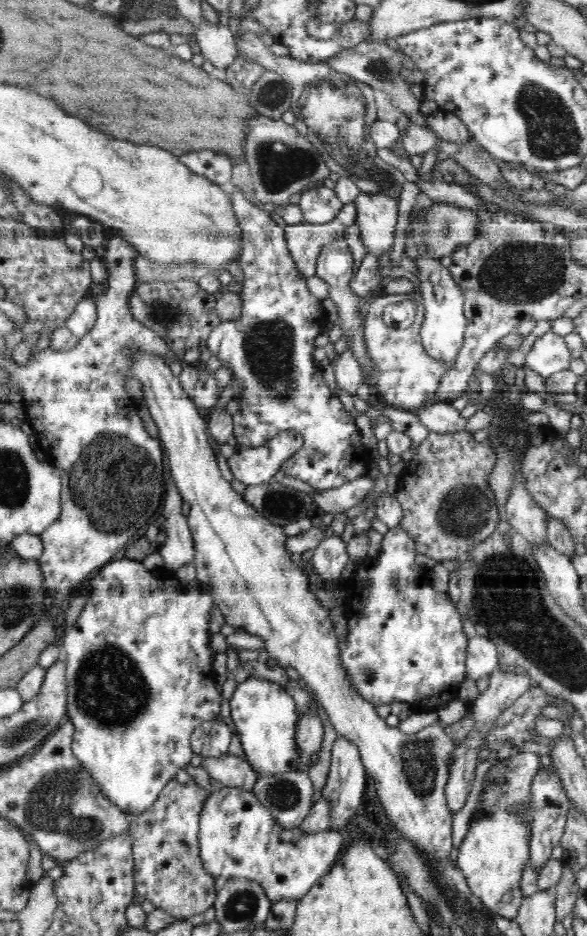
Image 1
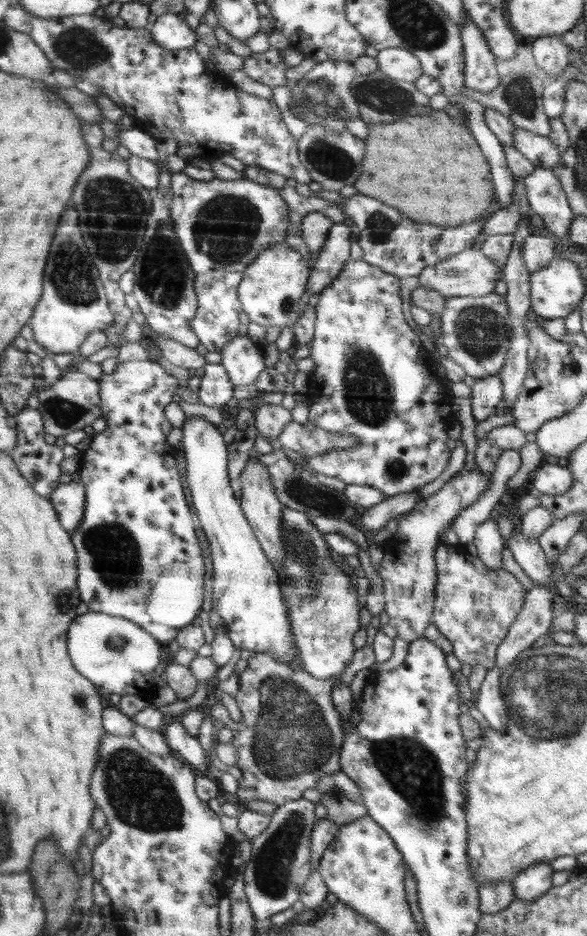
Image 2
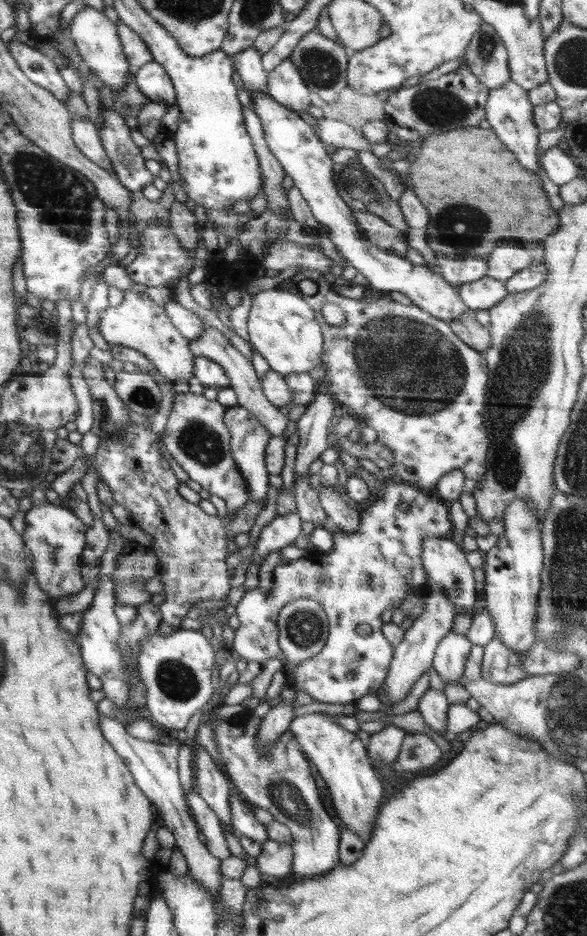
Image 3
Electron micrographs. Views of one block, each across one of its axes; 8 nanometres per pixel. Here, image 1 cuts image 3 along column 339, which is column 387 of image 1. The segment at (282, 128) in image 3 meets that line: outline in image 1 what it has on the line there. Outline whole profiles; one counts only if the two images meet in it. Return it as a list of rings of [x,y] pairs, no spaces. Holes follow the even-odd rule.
[[[360,193],[356,197],[357,216],[355,224],[360,229],[360,238],[368,253],[381,256],[389,253],[394,243],[395,226],[398,219],[399,198],[382,193]]]

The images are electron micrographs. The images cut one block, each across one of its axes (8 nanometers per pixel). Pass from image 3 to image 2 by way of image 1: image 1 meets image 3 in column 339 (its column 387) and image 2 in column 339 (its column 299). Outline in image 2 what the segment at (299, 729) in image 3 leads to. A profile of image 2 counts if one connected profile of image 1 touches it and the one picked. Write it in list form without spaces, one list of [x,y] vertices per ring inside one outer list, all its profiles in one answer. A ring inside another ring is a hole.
[[[283,506],[280,536],[284,546],[284,559],[278,567],[279,580],[282,580],[281,594],[287,606],[287,612],[290,612],[291,631],[301,655],[300,659],[304,662],[304,670],[316,680],[329,679],[331,676],[339,678],[352,661],[355,651],[354,634],[362,628],[360,626],[361,606],[358,603],[358,592],[362,585],[349,569],[332,559],[324,533],[316,529],[316,525],[310,521],[306,513]]]

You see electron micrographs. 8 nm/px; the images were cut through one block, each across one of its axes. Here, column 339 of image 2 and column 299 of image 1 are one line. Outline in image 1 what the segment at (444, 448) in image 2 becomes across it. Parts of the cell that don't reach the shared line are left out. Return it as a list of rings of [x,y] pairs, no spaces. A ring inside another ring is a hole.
[[[240,190],[234,192],[232,200],[235,216],[243,233],[242,253],[236,266],[244,274],[242,290],[239,292],[243,305],[238,318],[218,324],[211,332],[207,346],[212,356],[221,360],[220,368],[231,368],[232,376],[242,382],[236,386],[240,410],[233,415],[236,448],[259,447],[279,432],[297,430],[303,436],[302,448],[292,454],[280,469],[312,485],[317,491],[340,488],[352,480],[366,476],[367,462],[358,458],[362,444],[354,417],[330,391],[326,379],[322,377],[320,366],[314,365],[312,358],[315,340],[323,331],[327,317],[316,303],[317,298],[309,291],[307,280],[296,269],[296,263],[288,251],[284,229],[271,220],[266,208],[261,209],[248,202]]]

